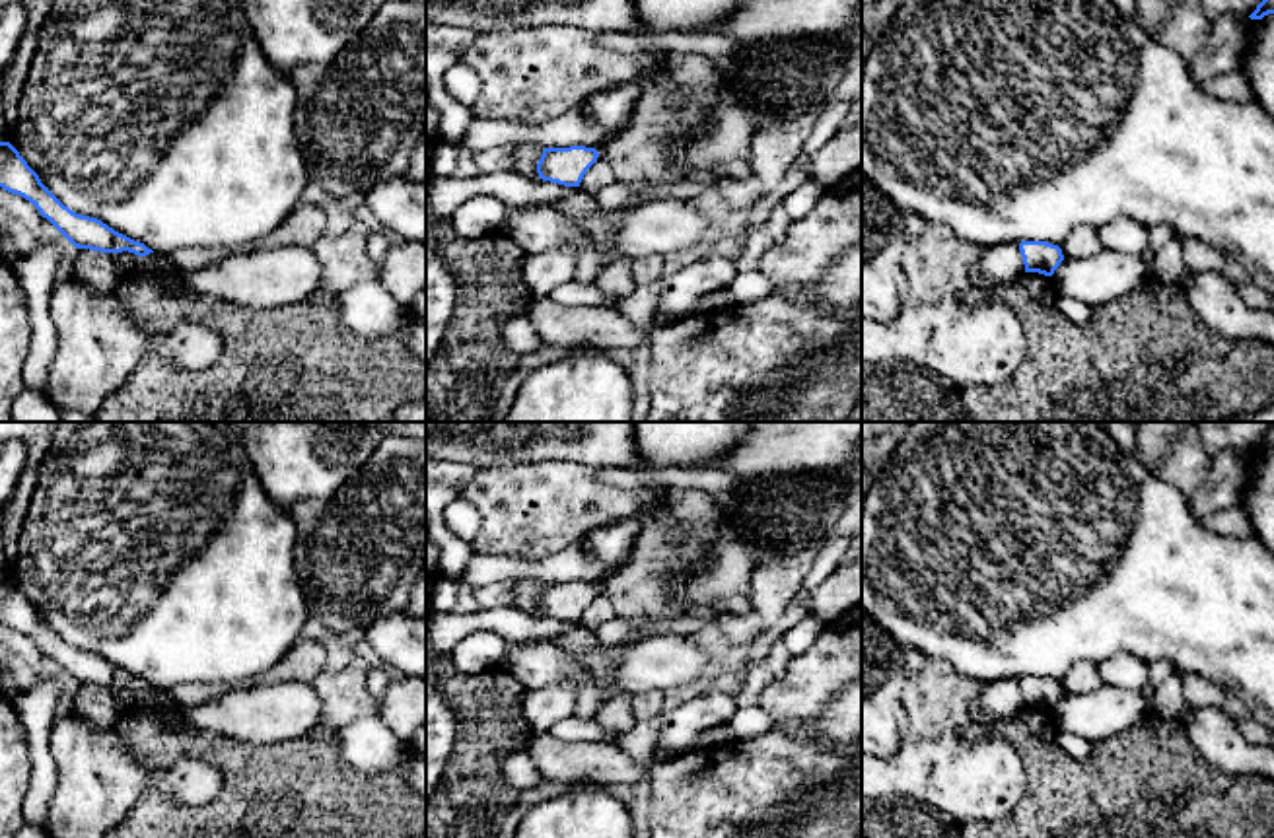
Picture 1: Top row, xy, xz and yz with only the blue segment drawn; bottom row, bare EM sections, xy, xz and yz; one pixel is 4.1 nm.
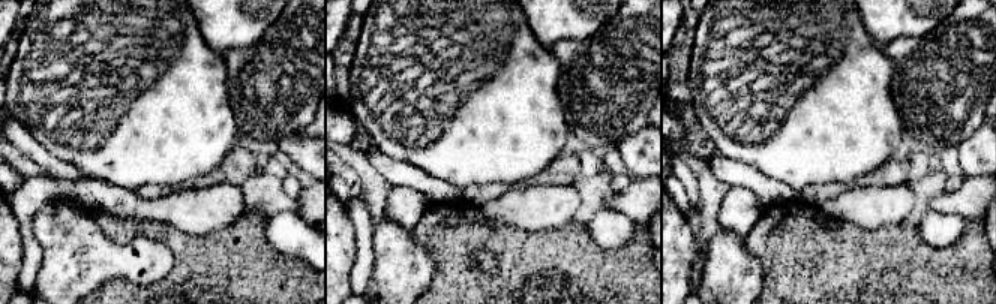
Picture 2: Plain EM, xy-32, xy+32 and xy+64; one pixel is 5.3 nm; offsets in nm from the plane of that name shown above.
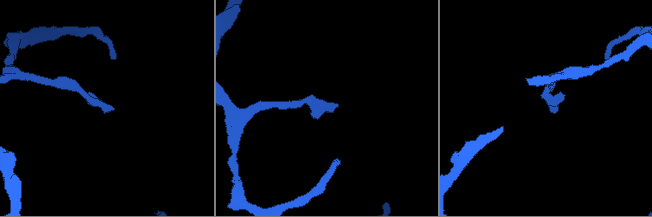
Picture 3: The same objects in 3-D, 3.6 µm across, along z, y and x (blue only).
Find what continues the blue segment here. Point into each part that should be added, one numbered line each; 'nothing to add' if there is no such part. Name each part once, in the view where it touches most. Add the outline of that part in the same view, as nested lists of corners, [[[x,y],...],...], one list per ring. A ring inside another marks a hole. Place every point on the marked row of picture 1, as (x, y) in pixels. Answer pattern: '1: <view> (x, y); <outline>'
nothing to add

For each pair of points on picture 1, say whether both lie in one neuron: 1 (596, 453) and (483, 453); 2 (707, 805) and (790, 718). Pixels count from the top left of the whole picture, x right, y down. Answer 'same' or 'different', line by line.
1: same
2: same

